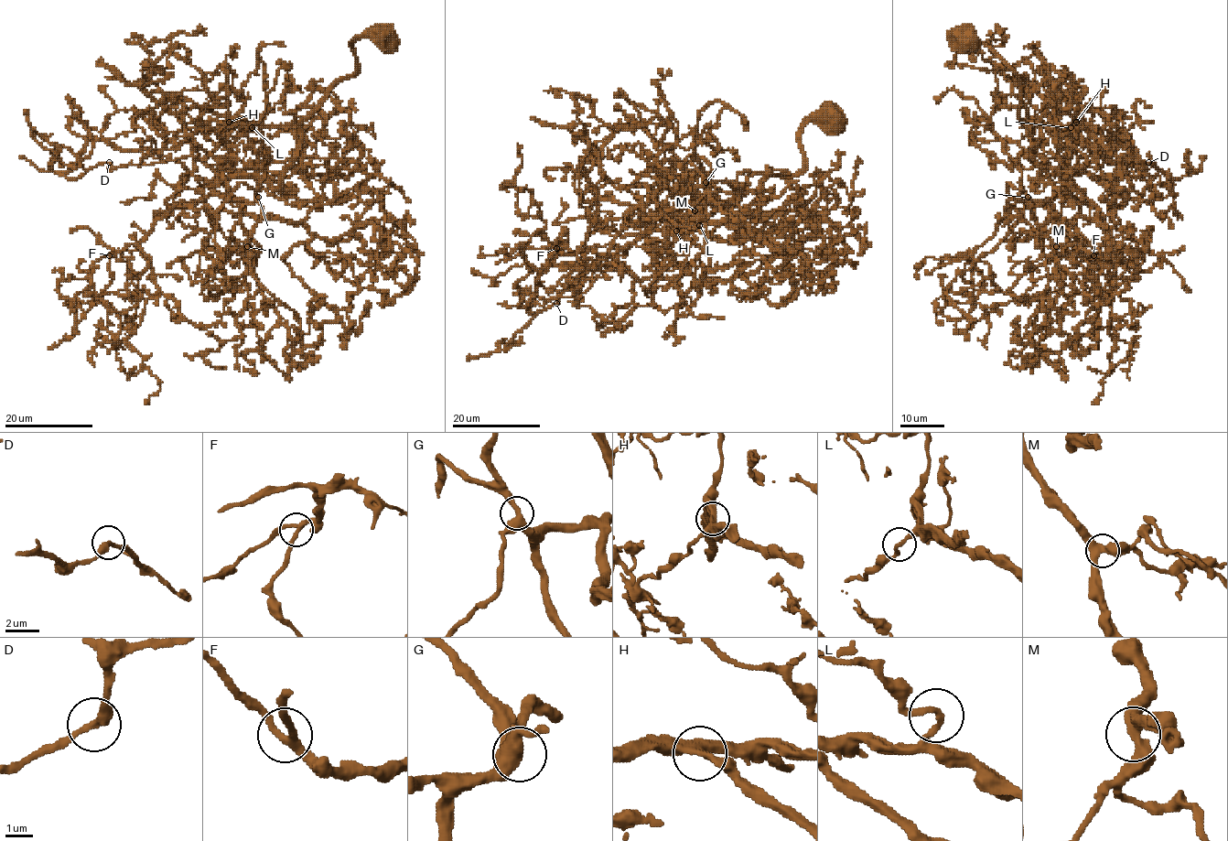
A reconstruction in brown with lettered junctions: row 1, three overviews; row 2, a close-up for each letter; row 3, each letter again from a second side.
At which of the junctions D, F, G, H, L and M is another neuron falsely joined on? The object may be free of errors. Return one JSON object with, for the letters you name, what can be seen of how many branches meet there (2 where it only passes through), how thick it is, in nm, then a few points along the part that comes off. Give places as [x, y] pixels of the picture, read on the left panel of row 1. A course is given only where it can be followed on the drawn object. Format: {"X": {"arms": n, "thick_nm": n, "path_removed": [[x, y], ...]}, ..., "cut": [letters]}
{"cut": []}

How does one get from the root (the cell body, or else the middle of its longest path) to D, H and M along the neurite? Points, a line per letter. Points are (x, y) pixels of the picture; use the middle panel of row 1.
D: (830, 119), (803, 127), (799, 171), (752, 175), (720, 221), (640, 215), (628, 222), (556, 303)
H: (830, 119), (810, 120), (803, 127), (799, 171), (752, 175), (720, 221), (640, 215), (635, 222), (676, 231)
M: (830, 119), (803, 127), (799, 171), (752, 175), (720, 221), (659, 217), (684, 207), (690, 187), (694, 210)

